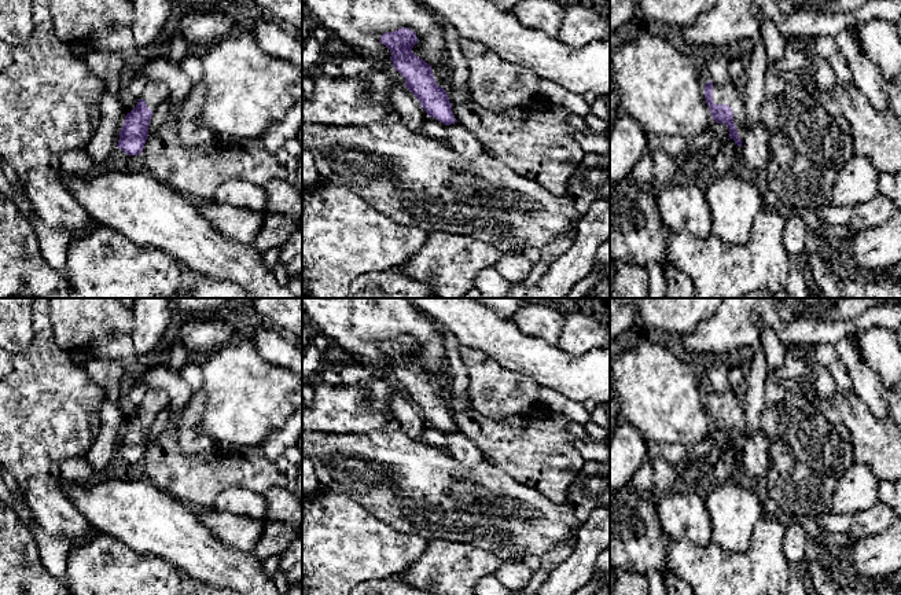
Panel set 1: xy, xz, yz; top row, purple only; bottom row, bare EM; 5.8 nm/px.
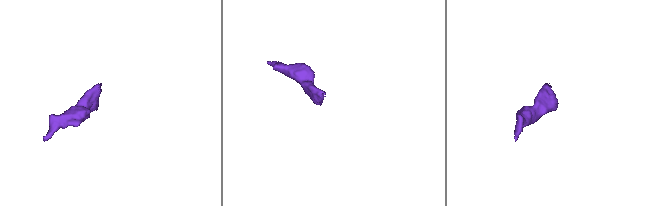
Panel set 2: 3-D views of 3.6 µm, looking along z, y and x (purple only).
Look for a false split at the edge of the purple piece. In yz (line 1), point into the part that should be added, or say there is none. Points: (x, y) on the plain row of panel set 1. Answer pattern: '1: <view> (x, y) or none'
1: yz (732, 403)

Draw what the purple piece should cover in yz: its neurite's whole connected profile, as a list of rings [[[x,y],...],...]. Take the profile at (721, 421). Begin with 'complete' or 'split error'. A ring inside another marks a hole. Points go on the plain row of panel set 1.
split error; [[[744,388],[718,394],[707,389],[705,393],[705,407],[710,416],[711,426],[717,431],[725,431],[729,437],[729,447],[742,455],[747,440],[747,418],[744,411]]]

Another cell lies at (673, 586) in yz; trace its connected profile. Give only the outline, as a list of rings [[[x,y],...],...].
[[[674,573],[663,576],[665,595],[695,595],[691,585]]]

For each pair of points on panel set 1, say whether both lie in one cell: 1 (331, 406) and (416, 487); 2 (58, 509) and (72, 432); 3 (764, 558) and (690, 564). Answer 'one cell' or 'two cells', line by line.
1: two cells
2: one cell
3: one cell

